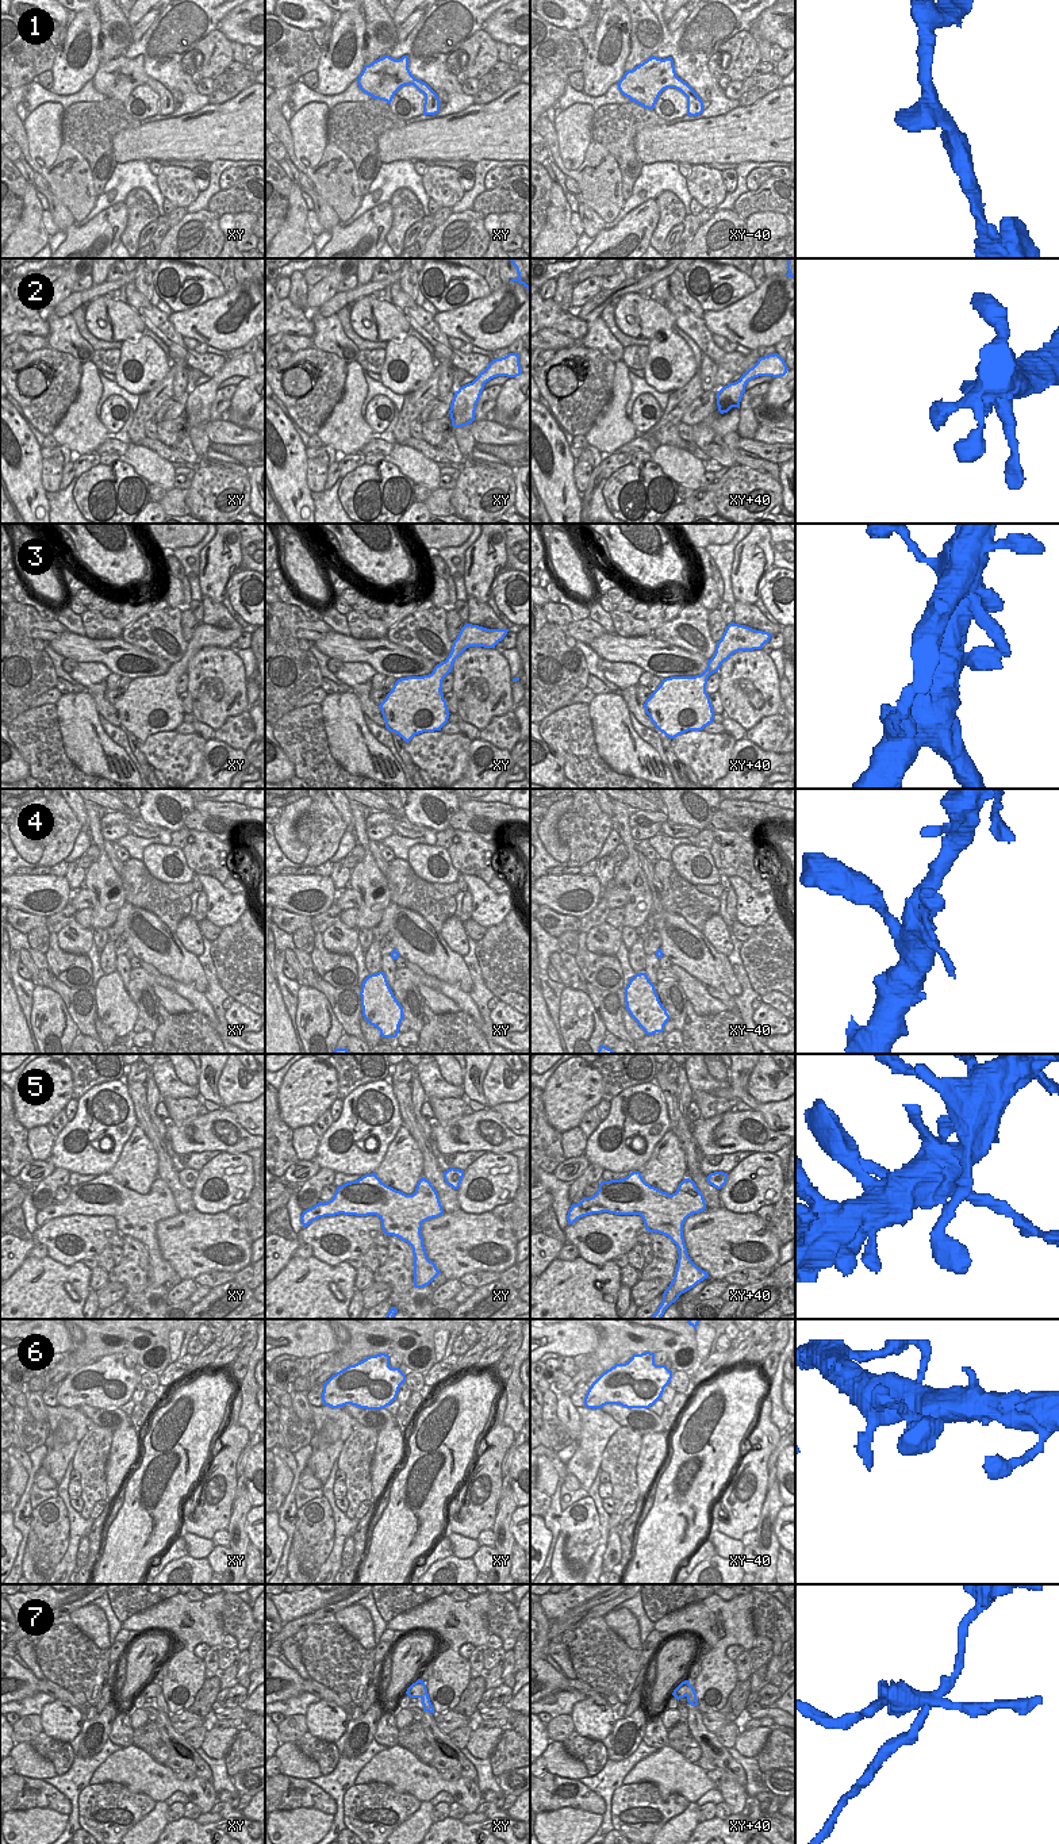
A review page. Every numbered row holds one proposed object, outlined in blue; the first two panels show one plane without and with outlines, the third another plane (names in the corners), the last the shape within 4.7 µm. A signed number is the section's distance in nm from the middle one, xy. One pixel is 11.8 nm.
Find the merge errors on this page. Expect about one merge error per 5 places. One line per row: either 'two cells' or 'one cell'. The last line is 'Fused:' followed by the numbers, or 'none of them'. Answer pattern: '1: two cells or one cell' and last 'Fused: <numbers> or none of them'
1: one cell
2: one cell
3: one cell
4: one cell
5: two cells
6: one cell
7: two cells
Fused: 5, 7

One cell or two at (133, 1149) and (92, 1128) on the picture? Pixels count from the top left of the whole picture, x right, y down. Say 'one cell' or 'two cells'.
two cells

